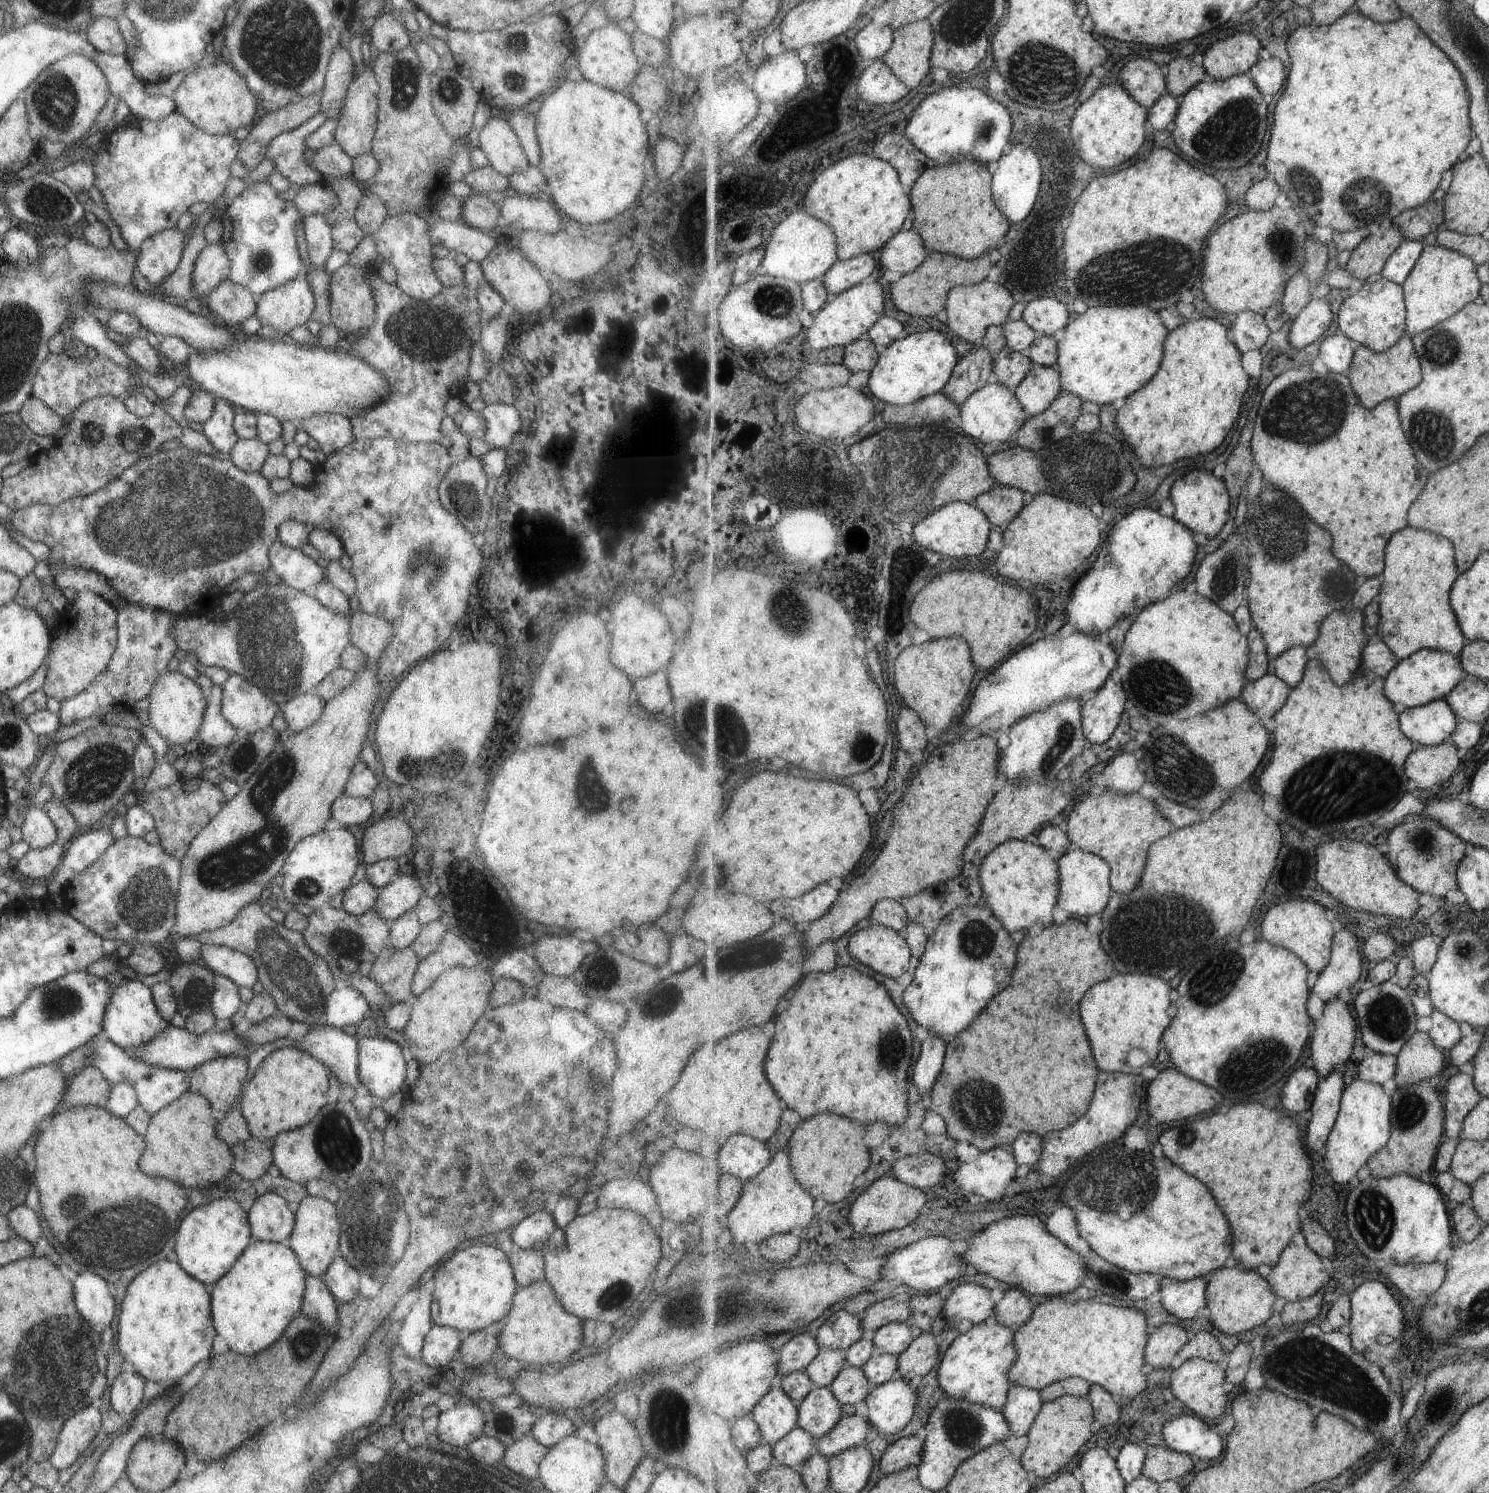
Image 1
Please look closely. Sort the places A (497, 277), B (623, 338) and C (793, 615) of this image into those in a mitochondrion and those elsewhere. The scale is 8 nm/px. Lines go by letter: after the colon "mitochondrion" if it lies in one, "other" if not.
A: other
B: other
C: mitochondrion

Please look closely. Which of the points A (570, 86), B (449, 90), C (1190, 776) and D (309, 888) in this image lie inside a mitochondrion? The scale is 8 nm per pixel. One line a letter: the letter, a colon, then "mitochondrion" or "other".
A: other
B: mitochondrion
C: mitochondrion
D: mitochondrion

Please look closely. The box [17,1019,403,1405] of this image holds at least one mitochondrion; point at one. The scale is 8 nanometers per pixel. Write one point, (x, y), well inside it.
(94, 1231)

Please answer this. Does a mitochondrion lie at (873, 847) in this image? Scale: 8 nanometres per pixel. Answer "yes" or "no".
no

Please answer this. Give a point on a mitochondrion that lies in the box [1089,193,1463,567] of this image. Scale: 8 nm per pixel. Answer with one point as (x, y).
(1309, 413)

